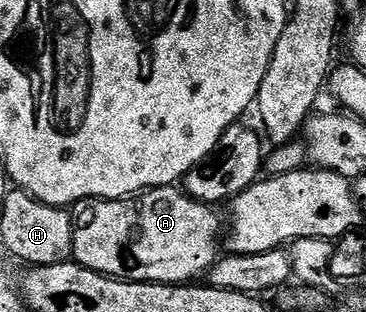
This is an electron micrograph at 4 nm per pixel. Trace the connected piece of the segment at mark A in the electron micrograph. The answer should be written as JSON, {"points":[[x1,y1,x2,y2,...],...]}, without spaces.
{"points":[[178,187,147,189,120,201,85,202,77,210,74,223,74,256,77,264,105,277,119,277,122,281,155,281,165,285,184,285,197,282,209,274,219,260,218,236,223,236,224,221,214,214,211,206,187,197]]}

